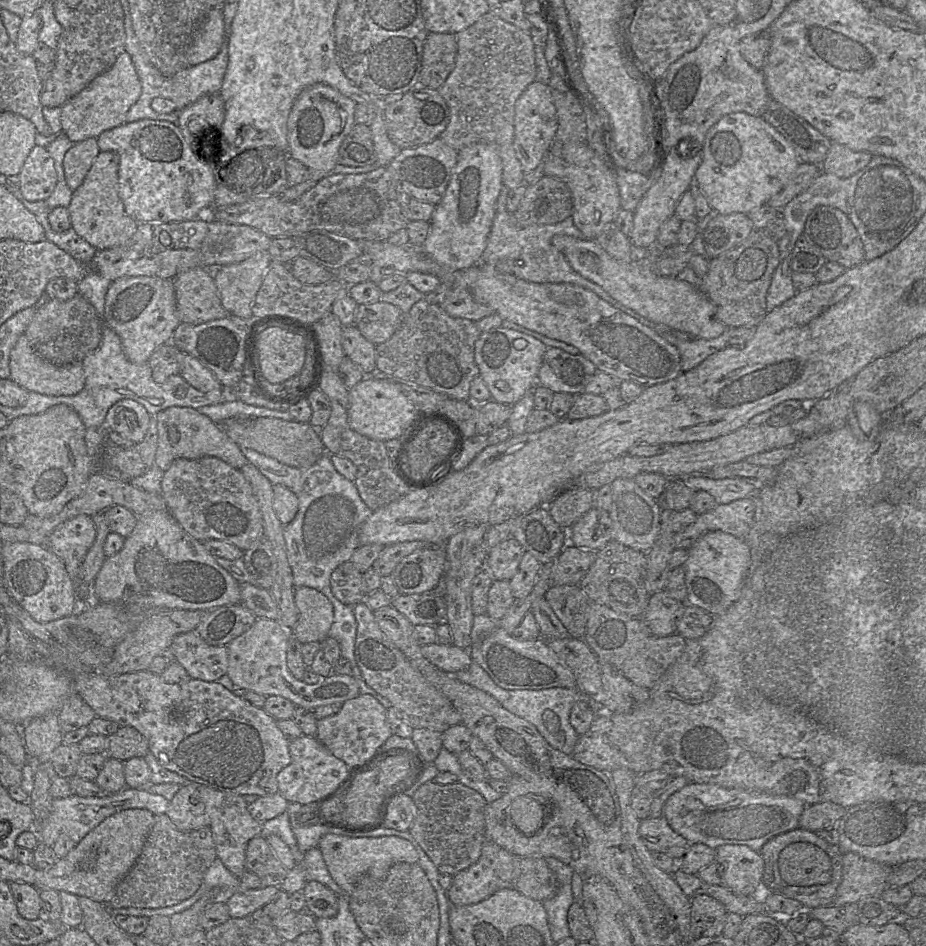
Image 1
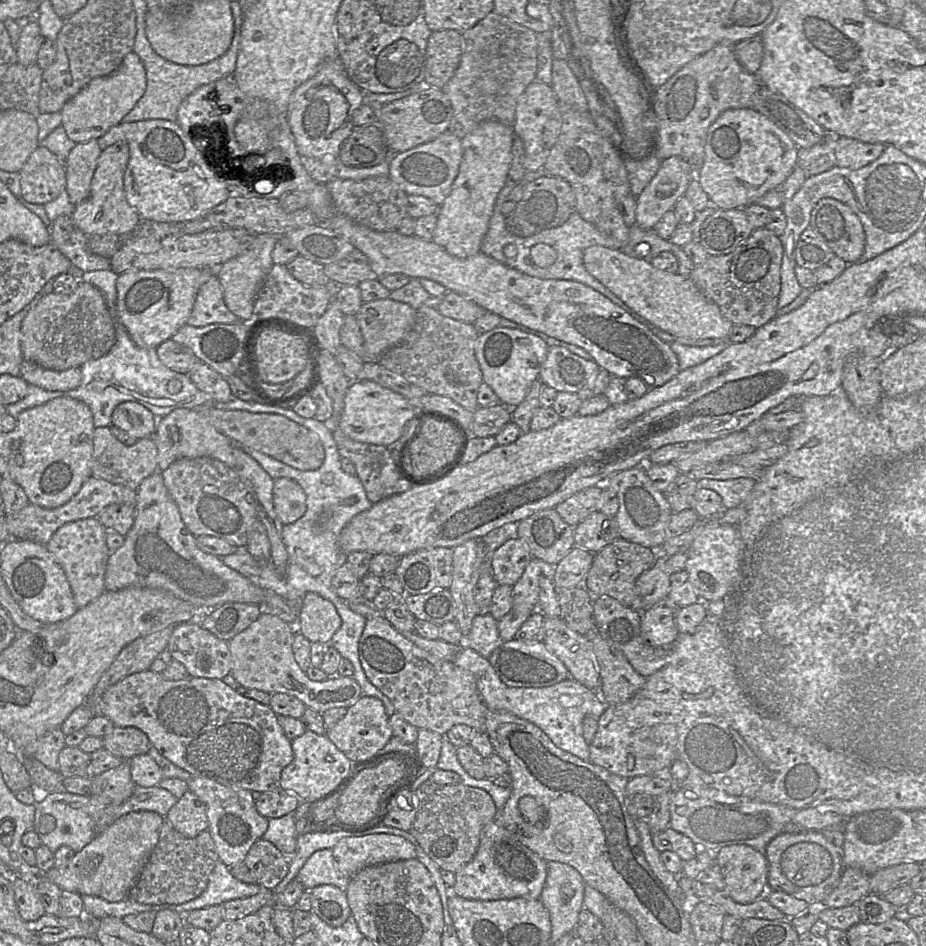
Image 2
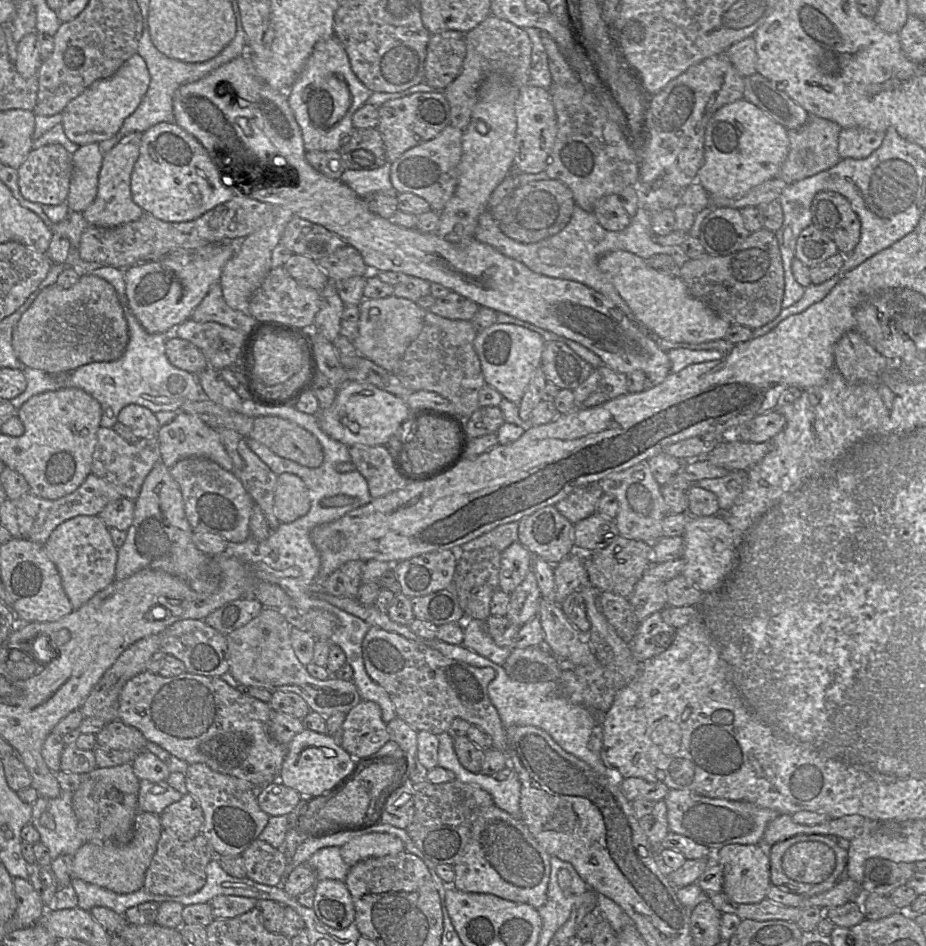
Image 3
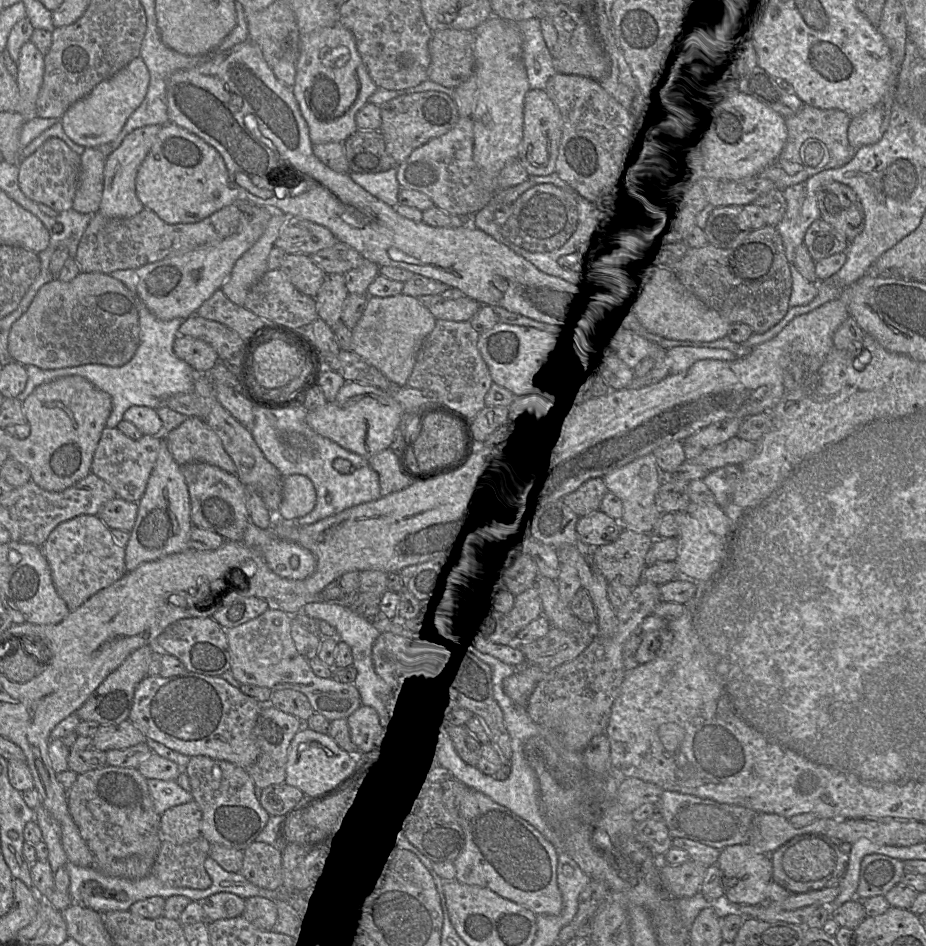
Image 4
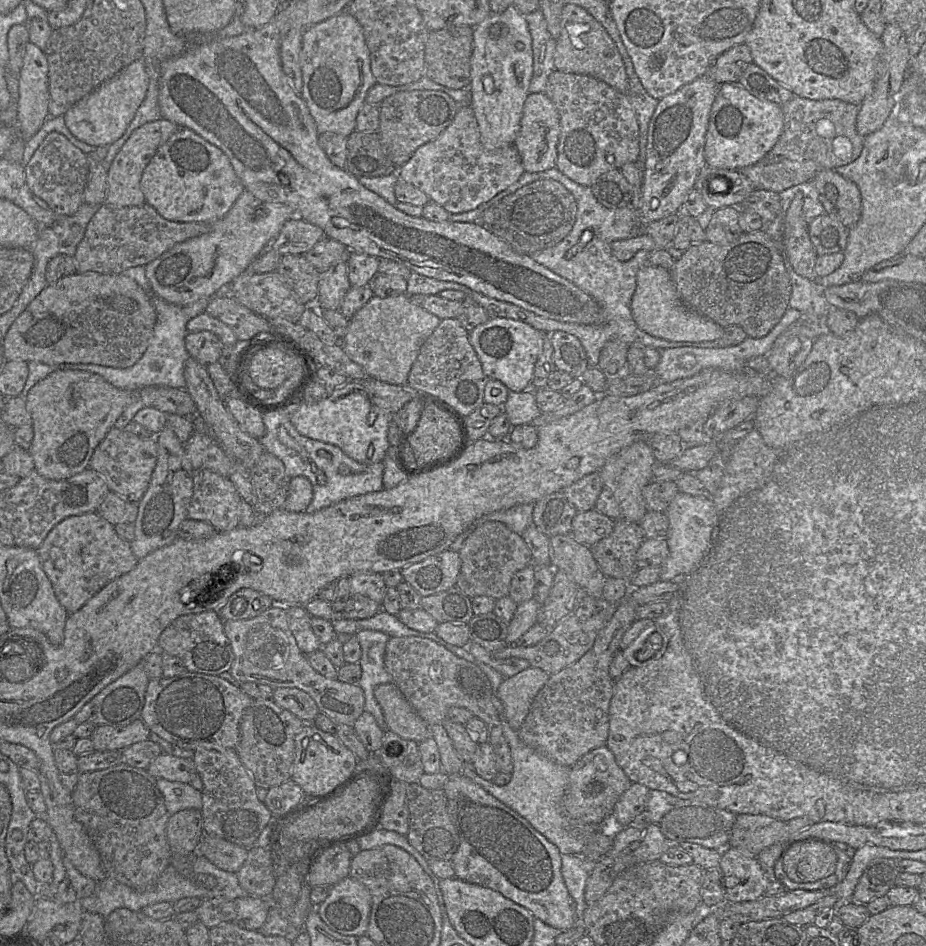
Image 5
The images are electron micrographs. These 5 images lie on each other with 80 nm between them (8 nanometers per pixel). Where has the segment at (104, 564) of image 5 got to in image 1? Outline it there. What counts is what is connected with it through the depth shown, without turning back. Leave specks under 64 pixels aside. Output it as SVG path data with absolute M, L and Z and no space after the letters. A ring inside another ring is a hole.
M84 514L63 522L48 537L47 547L63 561L78 599L87 594L87 585L82 584L82 563L95 537L93 518Z

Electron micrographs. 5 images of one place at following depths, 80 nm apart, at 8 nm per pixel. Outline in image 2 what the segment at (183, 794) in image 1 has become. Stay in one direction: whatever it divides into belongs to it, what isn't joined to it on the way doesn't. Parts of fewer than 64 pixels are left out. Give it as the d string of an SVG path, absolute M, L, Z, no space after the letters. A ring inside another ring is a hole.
M187 790L165 816L171 826L187 838L208 829L206 806L197 795Z

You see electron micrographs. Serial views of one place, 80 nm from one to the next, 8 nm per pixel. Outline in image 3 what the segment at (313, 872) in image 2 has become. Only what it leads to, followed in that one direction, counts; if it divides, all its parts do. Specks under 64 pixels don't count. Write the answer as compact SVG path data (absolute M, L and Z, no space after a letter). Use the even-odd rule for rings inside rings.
M338 846L319 849L311 855L307 864L314 870L318 880L332 879L343 882L351 867L343 860Z

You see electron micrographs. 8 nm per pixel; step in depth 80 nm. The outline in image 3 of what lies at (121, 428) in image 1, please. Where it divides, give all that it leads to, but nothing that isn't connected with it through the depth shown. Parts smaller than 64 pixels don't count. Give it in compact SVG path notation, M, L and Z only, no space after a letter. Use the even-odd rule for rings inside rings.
M129 404L122 408L117 422L129 427L139 439L157 437L161 427L155 414L138 404Z

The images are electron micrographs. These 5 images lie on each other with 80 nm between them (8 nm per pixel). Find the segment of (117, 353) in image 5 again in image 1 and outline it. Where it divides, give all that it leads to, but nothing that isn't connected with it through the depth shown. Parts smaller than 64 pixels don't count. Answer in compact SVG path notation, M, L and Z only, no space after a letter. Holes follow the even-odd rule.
M78 293L70 300L49 299L34 314L24 335L31 348L54 365L65 366L82 360L102 341L103 321L95 308Z

